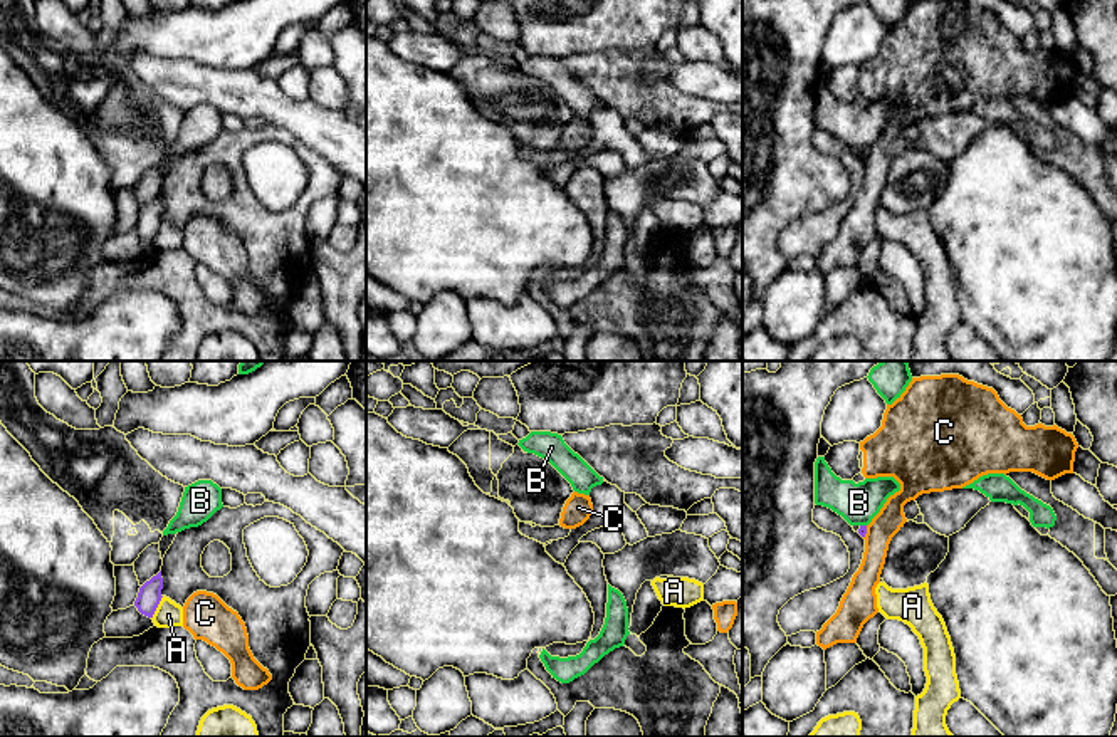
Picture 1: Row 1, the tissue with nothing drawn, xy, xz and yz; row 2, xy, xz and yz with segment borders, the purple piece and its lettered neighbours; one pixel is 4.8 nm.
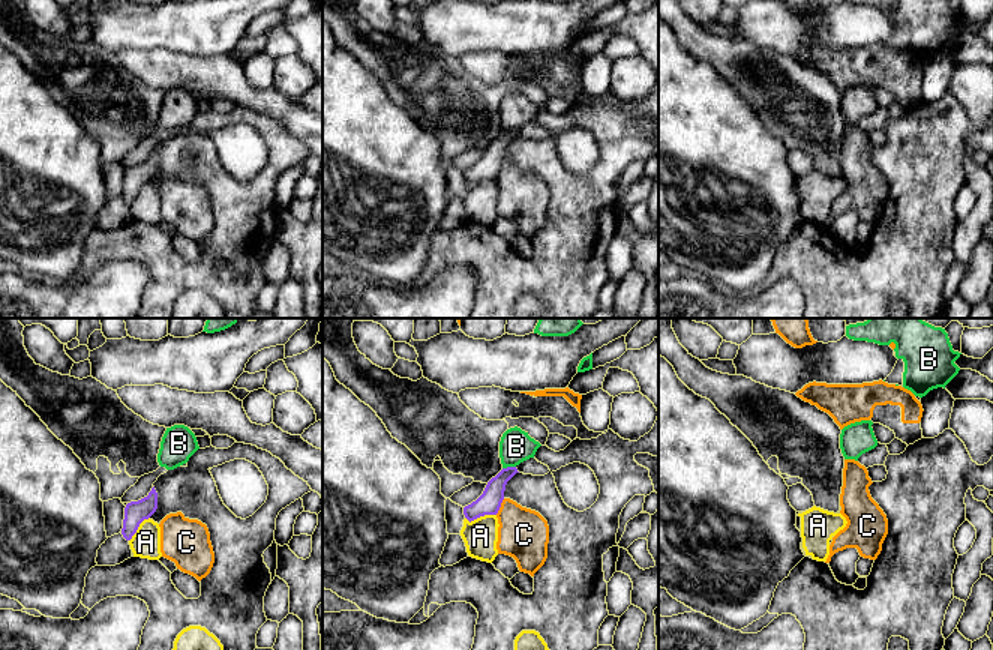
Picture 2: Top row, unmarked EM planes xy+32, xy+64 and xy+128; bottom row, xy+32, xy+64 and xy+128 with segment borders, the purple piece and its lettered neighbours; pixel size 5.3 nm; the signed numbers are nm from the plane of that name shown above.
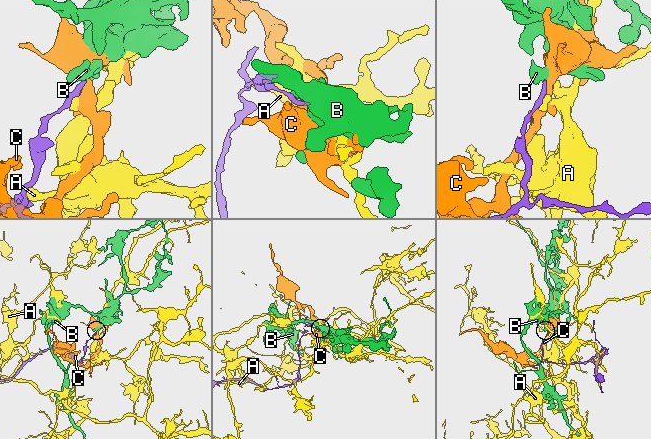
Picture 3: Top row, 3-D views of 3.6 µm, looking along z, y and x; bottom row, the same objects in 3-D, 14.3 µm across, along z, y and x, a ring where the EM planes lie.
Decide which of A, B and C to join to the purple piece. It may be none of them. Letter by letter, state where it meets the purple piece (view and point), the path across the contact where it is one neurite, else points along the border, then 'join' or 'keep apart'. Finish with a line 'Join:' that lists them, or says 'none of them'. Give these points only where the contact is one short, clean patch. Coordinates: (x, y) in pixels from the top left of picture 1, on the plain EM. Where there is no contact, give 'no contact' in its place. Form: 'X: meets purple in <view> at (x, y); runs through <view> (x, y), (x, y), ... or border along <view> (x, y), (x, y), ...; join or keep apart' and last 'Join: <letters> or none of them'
A: meets purple in xy at (157, 230); keep apart
B: meets purple in yz at (864, 150); border along yz (860, 148), (865, 150); keep apart
C: meets purple in yz at (865, 156); border along yz (867, 150), (864, 162); keep apart
Join: none of them

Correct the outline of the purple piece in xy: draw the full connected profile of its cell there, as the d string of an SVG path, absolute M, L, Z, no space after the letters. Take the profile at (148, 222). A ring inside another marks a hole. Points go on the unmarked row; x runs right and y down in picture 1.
M161 195L146 205L138 217L134 230L138 235L148 242L153 242L160 225L161 225L163 201Z

